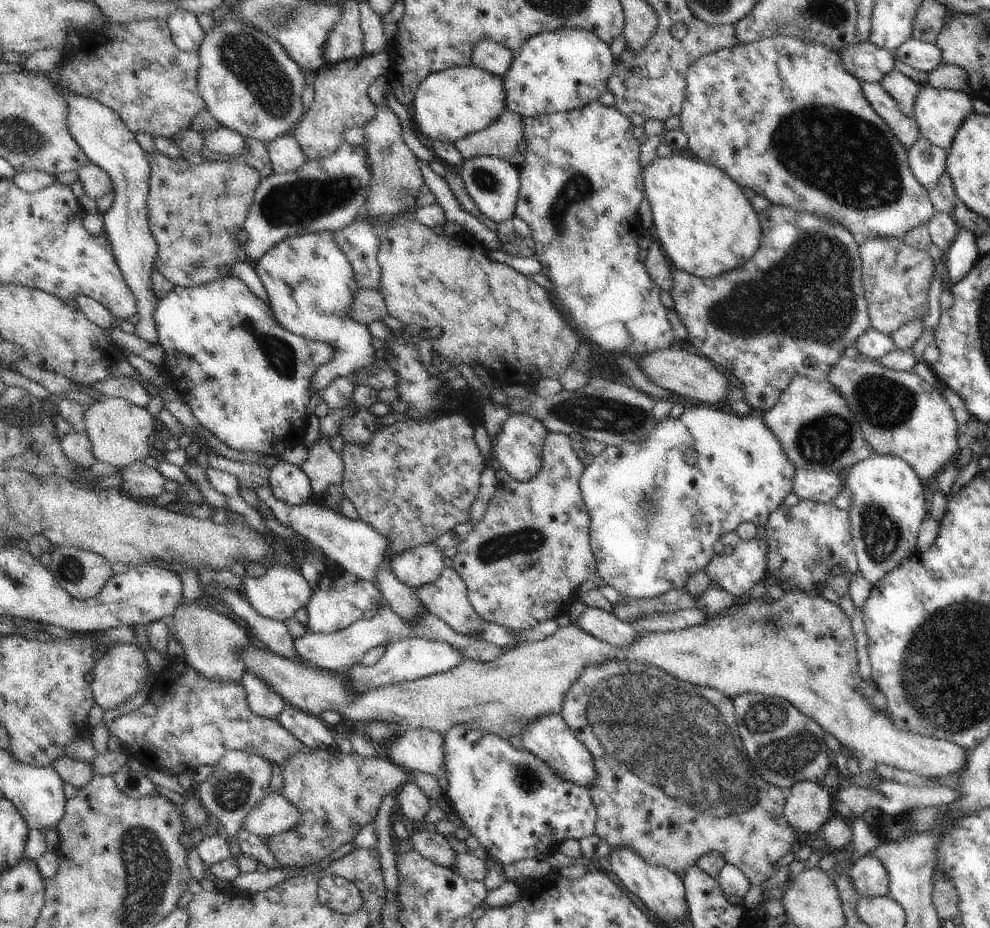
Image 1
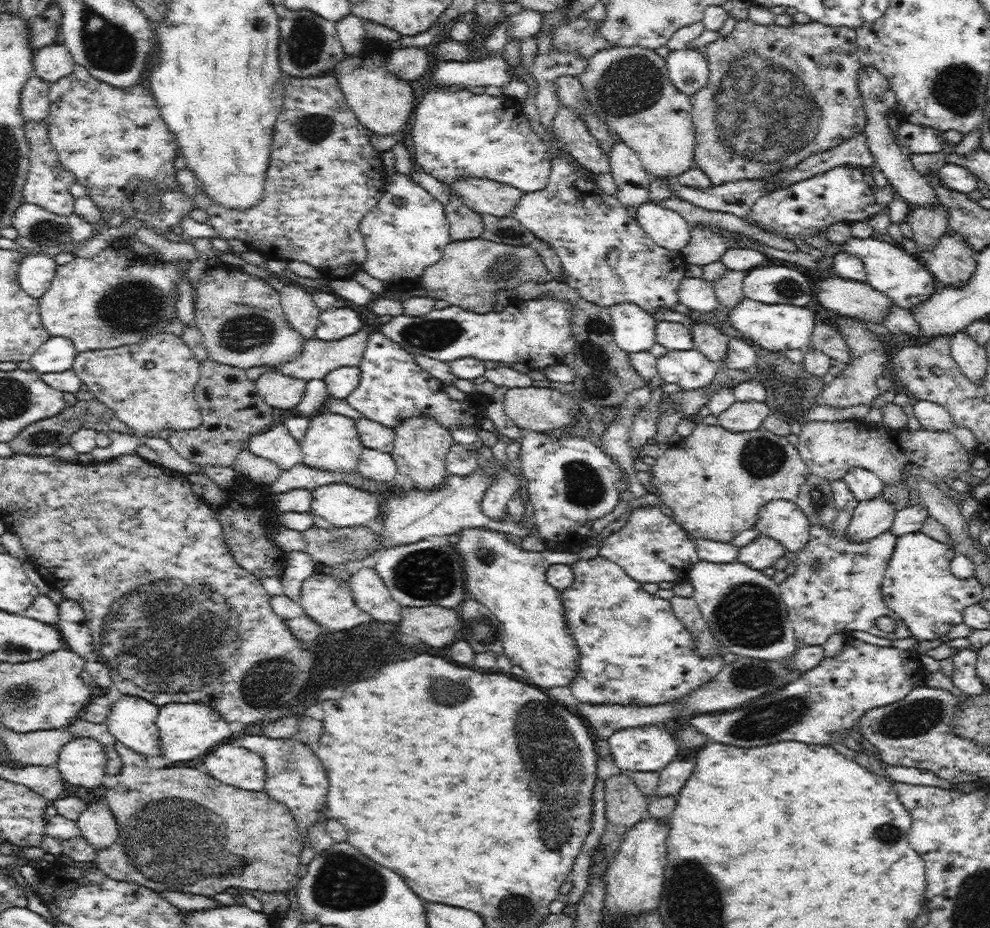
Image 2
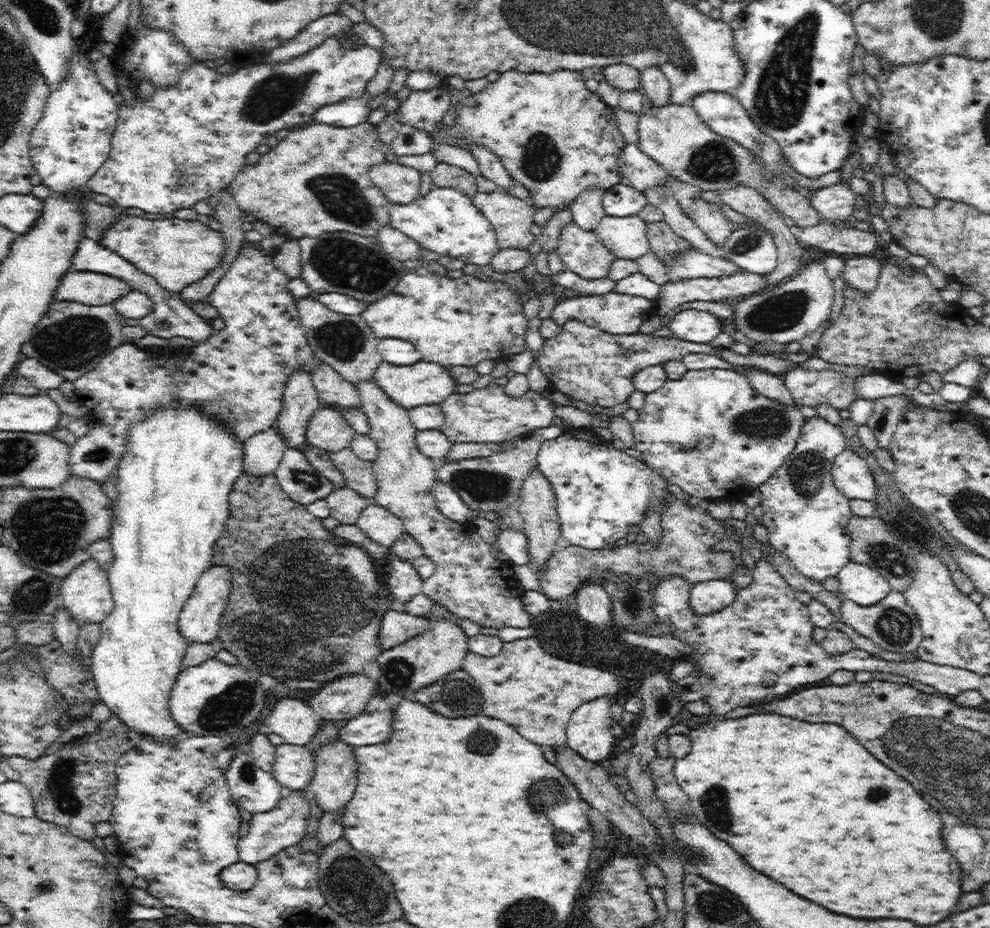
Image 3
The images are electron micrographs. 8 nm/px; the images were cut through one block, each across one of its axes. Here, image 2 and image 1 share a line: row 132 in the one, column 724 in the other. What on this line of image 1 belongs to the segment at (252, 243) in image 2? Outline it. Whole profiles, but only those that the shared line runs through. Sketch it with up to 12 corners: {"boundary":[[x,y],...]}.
{"boundary":[[787,206],[711,280],[673,270],[687,342],[751,414],[871,328],[859,240]]}

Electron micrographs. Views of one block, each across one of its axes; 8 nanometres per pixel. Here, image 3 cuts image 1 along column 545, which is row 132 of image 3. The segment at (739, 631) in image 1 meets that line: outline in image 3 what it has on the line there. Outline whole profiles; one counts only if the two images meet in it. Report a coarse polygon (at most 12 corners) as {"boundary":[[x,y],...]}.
{"boundary":[[692,104],[644,110],[636,144],[670,178],[742,184],[800,228],[828,222]]}

